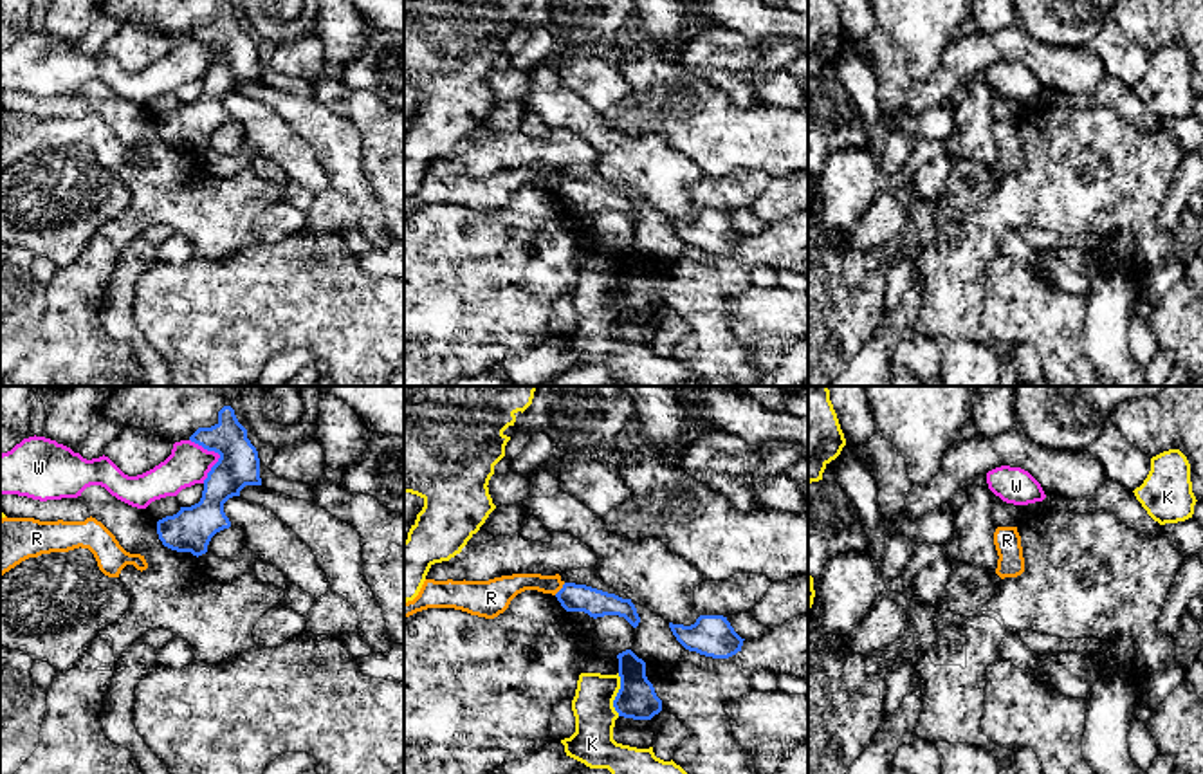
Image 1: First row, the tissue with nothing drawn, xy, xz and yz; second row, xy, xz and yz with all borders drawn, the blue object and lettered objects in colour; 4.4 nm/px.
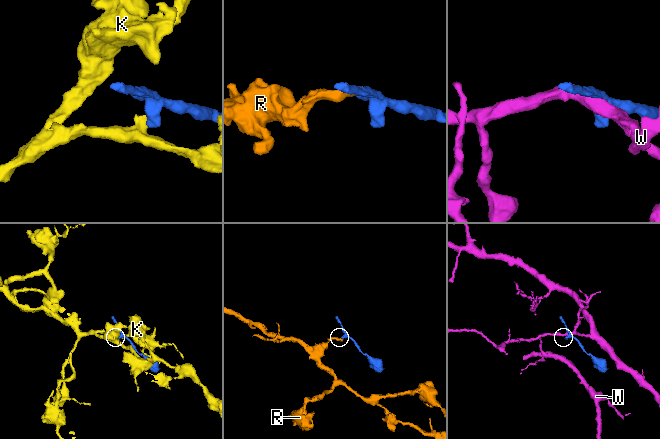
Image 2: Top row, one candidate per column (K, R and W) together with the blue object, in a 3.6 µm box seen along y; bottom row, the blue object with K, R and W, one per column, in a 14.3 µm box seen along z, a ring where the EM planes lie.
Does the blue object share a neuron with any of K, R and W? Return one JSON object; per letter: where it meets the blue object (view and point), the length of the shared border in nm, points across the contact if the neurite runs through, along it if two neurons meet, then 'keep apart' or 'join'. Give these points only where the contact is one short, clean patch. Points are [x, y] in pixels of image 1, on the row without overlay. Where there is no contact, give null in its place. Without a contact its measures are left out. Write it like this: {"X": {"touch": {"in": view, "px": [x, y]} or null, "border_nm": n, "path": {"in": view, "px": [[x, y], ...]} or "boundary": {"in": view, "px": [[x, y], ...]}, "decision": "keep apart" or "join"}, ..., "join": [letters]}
{"K": {"touch": {"in": "xz", "px": [617, 291]}, "border_nm": 190, "boundary": {"in": "xz", "px": [[619, 269], [619, 287], [614, 296], [617, 311]]}, "decision": "keep apart"}, "R": {"touch": {"in": "xz", "px": [561, 184]}, "border_nm": 80, "boundary": {"in": "xz", "px": [[565, 179], [554, 190]]}, "decision": "keep apart"}, "W": {"touch": {"in": "xy", "px": [219, 49]}, "border_nm": 220, "decision": "keep apart"}, "join": []}

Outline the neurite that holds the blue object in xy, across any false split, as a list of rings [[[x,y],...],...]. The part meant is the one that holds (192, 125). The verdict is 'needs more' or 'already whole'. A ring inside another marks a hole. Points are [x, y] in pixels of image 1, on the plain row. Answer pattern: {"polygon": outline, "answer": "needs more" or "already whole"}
{"polygon": [[[231,2],[218,7],[215,22],[198,23],[189,36],[218,49],[220,54],[204,76],[200,97],[159,115],[157,130],[164,143],[198,153],[207,148],[216,128],[231,123],[224,99],[240,92],[245,81],[262,81],[262,74],[258,47]]], "answer": "already whole"}

